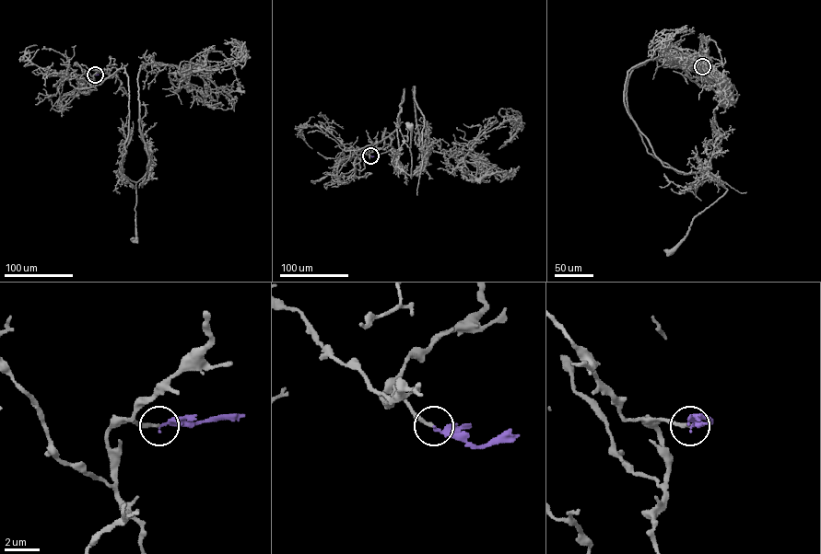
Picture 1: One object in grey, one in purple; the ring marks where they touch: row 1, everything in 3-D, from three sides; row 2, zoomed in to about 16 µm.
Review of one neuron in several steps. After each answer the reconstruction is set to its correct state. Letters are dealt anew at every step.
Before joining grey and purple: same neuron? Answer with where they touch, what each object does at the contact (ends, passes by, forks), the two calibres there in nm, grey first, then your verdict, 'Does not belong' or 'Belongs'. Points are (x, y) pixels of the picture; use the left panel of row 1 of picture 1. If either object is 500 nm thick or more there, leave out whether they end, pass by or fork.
Place: (95, 75). At the ring grey ends. At the ring purple ends. Thickness 190 nm (grey) against 200 nm. Belongs

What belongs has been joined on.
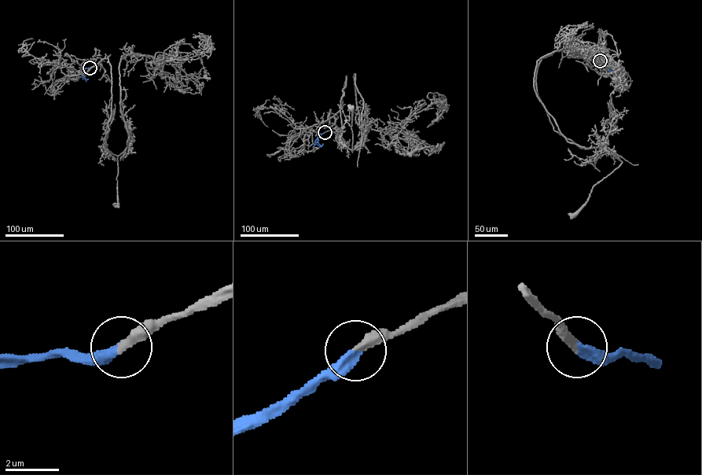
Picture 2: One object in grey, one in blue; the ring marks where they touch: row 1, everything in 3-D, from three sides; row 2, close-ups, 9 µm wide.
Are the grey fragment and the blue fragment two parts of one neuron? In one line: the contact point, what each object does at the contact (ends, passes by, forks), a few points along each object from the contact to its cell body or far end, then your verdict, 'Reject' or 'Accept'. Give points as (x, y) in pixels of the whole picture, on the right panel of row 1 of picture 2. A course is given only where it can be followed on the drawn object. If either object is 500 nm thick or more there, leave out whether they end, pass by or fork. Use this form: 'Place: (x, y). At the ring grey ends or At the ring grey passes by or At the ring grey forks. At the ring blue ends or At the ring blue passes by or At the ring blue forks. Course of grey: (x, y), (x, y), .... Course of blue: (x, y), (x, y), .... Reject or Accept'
Place: (600, 60). At the ring grey ends. At the ring blue ends. Course of grey: (600, 60), (557, 50), (542, 59), (536, 74), (553, 129), (622, 161), (573, 215). Course of blue: (600, 60), (613, 65), (616, 73). Accept

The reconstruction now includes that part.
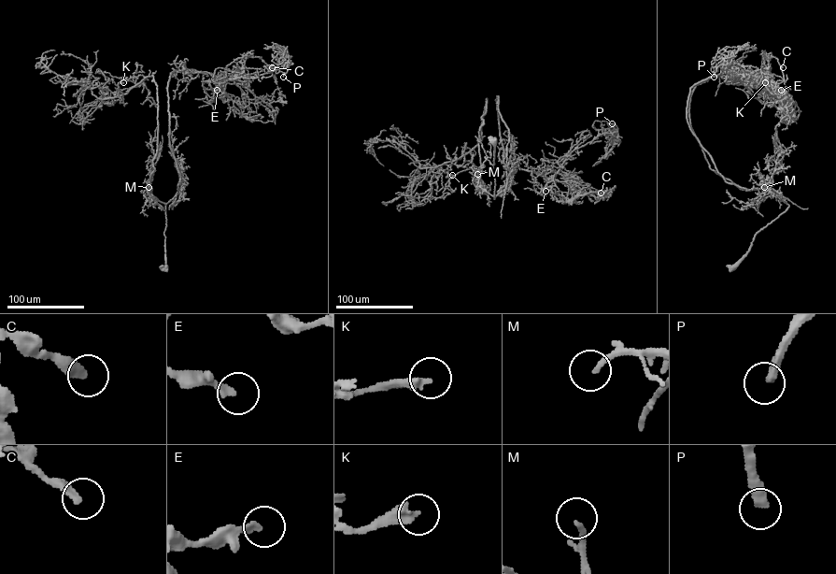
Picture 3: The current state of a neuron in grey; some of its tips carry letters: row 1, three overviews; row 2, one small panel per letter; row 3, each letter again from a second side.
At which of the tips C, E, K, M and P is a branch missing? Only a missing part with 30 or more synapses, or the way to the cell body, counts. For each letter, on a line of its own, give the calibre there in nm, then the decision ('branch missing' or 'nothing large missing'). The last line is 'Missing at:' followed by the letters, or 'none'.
C: 320 nm | nothing large missing
E: 200 nm | nothing large missing
K: 360 nm | nothing large missing
M: 190 nm | branch missing
P: 360 nm | branch missing
Missing at: M, P

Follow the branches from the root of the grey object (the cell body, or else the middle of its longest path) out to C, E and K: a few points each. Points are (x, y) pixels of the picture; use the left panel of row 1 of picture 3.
C: (165, 268), (165, 205), (180, 178), (170, 146), (170, 74), (226, 79), (226, 66), (246, 56), (272, 67)
E: (165, 268), (165, 205), (180, 178), (170, 146), (169, 76), (211, 73), (223, 79), (217, 90)
K: (165, 268), (165, 205), (148, 193), (157, 86), (152, 75), (135, 86), (121, 78), (123, 82)

